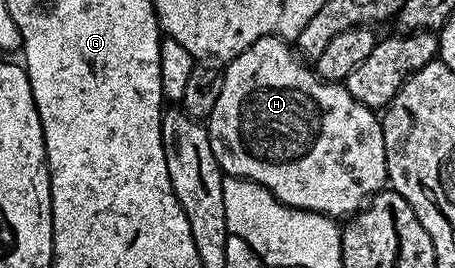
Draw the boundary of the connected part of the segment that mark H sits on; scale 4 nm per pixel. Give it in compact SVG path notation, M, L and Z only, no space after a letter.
M264 37L247 51L243 51L235 60L228 62L224 66L221 79L221 90L219 99L215 103L215 111L207 118L207 128L211 139L211 151L219 163L222 174L231 177L246 177L249 181L259 183L276 201L282 201L284 205L289 205L292 209L306 209L312 213L325 213L334 219L348 219L354 213L365 208L370 197L374 197L387 185L387 155L385 154L385 144L383 143L383 131L381 130L381 118L372 109L368 109L351 91L345 89L344 84L335 81L324 81L318 77L312 68L305 65L306 62L295 52L294 46L288 40L280 37Z

